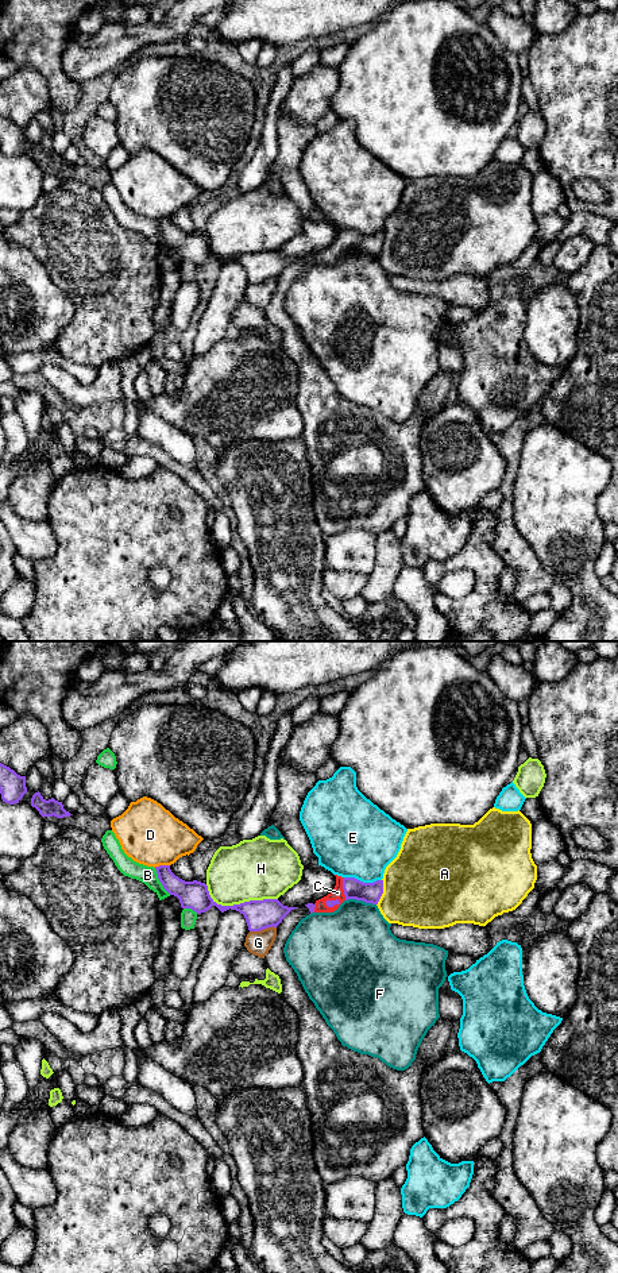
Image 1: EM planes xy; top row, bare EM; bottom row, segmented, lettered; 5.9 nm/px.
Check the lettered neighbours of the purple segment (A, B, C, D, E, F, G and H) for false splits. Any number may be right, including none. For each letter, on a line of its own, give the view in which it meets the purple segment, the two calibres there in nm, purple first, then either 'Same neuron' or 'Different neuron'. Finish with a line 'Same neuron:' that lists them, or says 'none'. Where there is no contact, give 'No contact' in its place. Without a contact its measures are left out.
A: Touches purple in xy. Thickness 130 nm (purple) against 480 nm. Different neuron
B: Touches purple in xy. Thickness 170 nm (purple) against 110 nm. Different neuron
C: Touches purple in xy. Thickness 130 nm (purple) against 80 nm. Same neuron
D: Touches purple in xy. Thickness 160 nm (purple) against 360 nm. Different neuron
E: Touches purple in xy. Thickness 130 nm (purple) against 460 nm. Different neuron
F: Touches purple in xy. Thickness 130 nm (purple) against 420 nm. Different neuron
G: Touches purple in xy. Thickness 180 nm (purple) against 140 nm. Different neuron
H: Touches purple in xy. Thickness 180 nm (purple) against 360 nm. Different neuron
Same neuron: C

